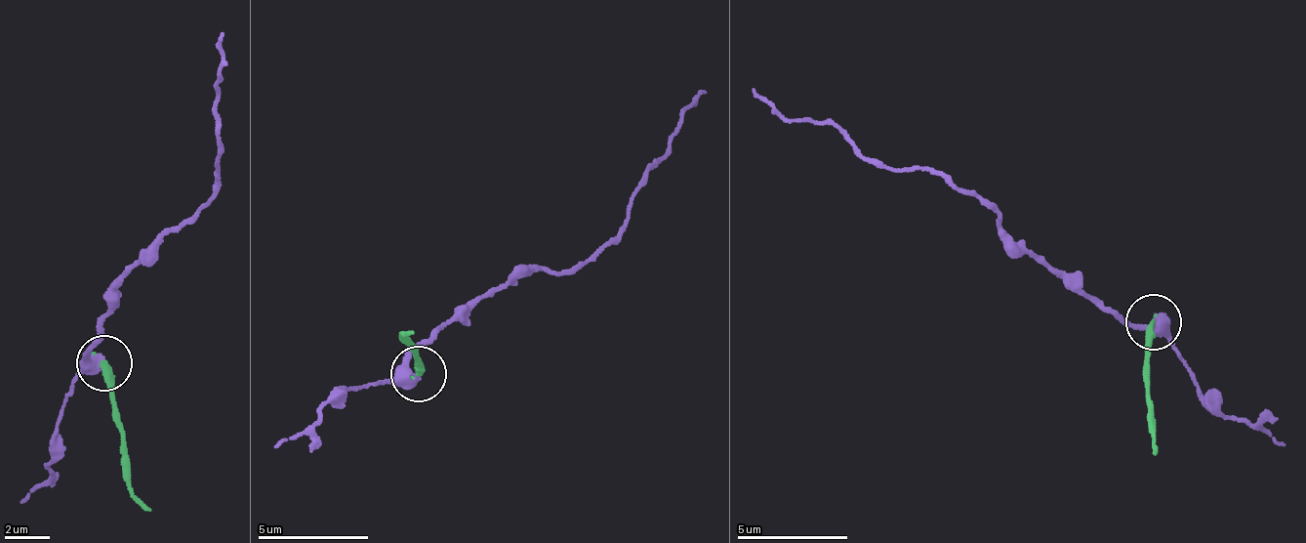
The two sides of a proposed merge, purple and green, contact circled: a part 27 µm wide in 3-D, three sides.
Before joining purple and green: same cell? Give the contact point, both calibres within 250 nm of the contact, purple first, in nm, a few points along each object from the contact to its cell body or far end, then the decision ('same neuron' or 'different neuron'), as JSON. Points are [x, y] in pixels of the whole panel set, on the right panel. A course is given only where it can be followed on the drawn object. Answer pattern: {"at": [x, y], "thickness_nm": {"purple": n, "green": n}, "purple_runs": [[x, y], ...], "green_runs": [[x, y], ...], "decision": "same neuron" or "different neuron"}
{"at": [1154, 322], "thickness_nm": {"purple": 420, "green": 360}, "purple_runs": [[1153, 321], [1134, 327], [999, 222], [997, 209], [934, 172], [871, 162], [834, 123], [788, 119], [751, 86]], "green_runs": [[1153, 321], [1146, 393], [1155, 451]], "decision": "different neuron"}

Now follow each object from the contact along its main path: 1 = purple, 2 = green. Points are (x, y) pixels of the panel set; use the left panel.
1: (102, 361), (84, 355), (126, 272), (163, 229), (186, 225), (219, 177), (216, 145), (224, 30)
2: (102, 361), (123, 438), (125, 486), (149, 509)

